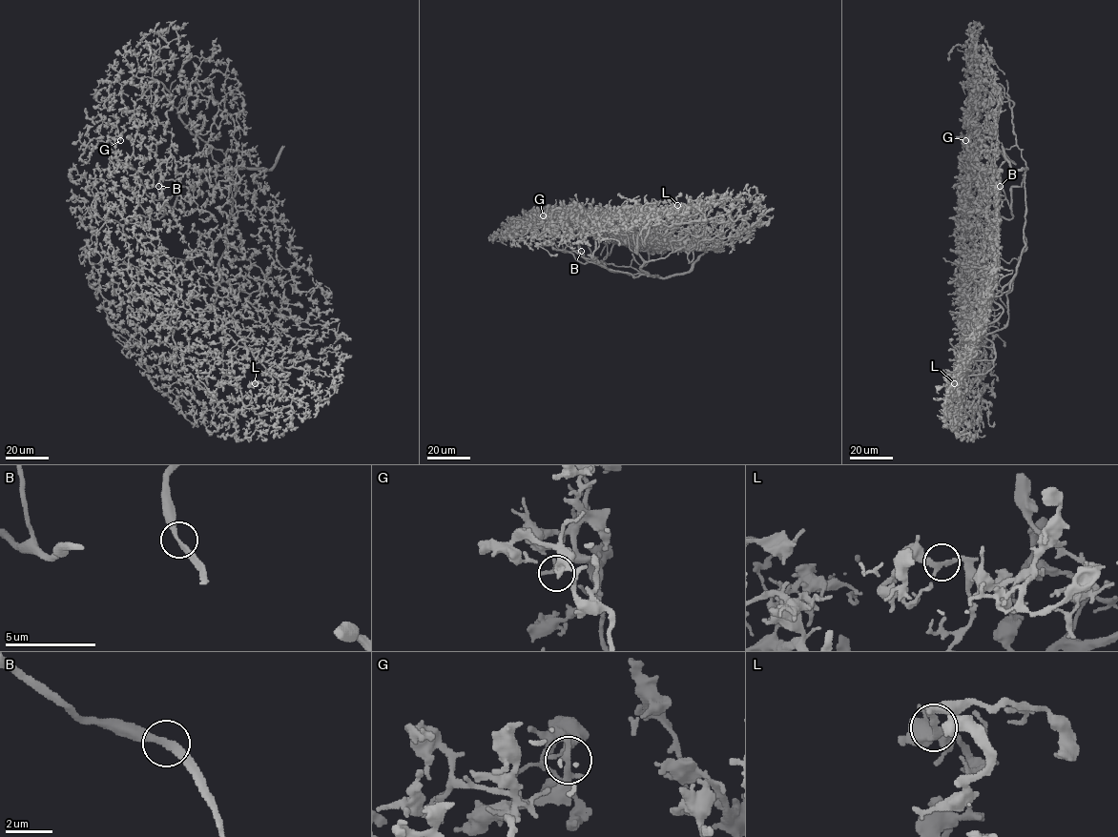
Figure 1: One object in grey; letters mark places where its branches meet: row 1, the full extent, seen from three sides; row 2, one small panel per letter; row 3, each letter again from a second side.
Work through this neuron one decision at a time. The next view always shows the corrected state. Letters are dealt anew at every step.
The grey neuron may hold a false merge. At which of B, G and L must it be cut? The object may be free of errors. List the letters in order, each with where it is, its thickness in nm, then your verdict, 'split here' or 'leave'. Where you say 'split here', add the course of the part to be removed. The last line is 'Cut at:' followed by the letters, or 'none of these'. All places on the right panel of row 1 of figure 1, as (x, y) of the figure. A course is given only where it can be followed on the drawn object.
B: (1000, 186) | 240 nm | leave
G: (965, 140) | 220 nm | leave
L: (954, 383) | 220 nm | leave
Cut at: none of these

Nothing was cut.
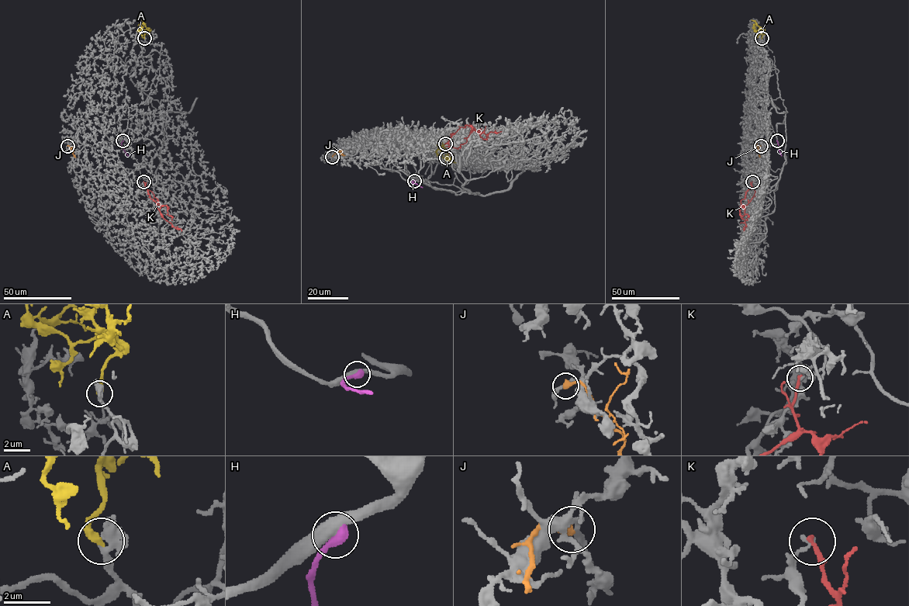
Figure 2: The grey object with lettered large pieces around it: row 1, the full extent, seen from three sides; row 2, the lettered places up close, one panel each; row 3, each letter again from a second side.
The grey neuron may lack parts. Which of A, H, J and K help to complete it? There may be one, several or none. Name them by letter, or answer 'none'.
A

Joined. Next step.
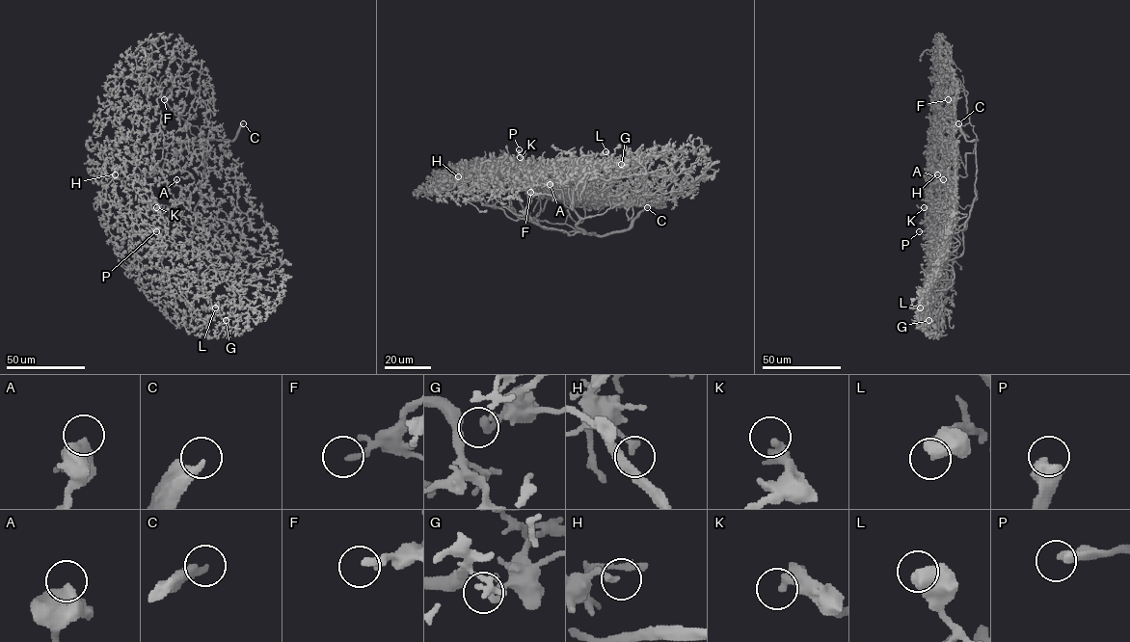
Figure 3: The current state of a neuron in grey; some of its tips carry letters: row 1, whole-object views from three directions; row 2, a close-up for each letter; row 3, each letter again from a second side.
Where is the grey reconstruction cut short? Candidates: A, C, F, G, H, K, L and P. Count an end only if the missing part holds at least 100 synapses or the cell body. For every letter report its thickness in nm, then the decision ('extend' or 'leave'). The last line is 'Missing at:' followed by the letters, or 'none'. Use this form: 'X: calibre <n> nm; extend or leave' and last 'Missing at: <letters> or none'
A: calibre 550 nm; extend
C: calibre 320 nm; extend
F: calibre 240 nm; extend
G: calibre 220 nm; leave
H: calibre 180 nm; leave
K: calibre 280 nm; leave
L: calibre 600 nm; leave
P: calibre 550 nm; leave
Missing at: A, C, F

